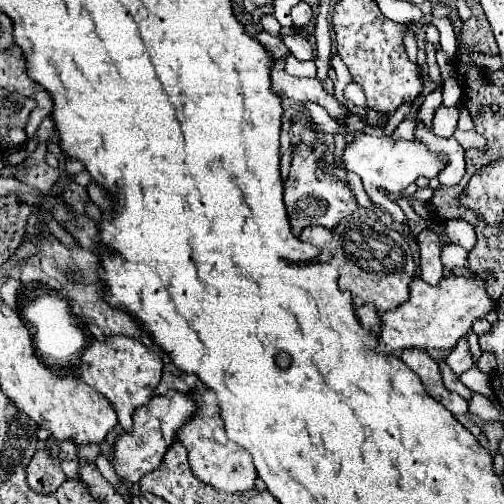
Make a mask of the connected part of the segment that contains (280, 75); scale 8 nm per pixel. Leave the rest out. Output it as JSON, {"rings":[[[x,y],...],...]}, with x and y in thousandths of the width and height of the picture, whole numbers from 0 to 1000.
{"rings":[[[565,115],[542,119],[538,163],[542,163],[542,183],[550,190],[569,190],[569,194],[589,198],[589,202],[605,202],[605,198],[633,202],[653,222],[653,230],[673,234],[673,238],[685,234],[681,214],[673,210],[673,202],[665,198],[665,190],[653,187],[641,175],[637,159],[633,155],[589,155],[589,151],[569,147],[569,139],[565,139]]]}

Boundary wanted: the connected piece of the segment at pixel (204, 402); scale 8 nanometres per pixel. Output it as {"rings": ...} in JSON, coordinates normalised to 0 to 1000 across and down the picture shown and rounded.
{"rings":[[[415,770],[387,774],[387,794],[395,802],[395,817],[379,829],[379,841],[367,841],[355,849],[351,869],[359,881],[375,893],[375,921],[387,944],[395,944],[403,956],[427,964],[431,972],[454,976],[454,980],[478,980],[506,968],[510,937],[498,913],[498,901],[486,889],[474,889],[470,881],[446,873],[442,857],[442,833],[435,833],[435,794],[427,778]]]}

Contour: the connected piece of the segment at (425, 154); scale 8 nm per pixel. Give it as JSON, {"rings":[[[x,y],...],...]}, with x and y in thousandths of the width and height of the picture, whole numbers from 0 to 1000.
{"rings":[[[704,266],[704,274],[685,286],[685,298],[677,306],[677,325],[669,333],[712,345],[724,369],[728,373],[736,369],[736,397],[752,405],[756,393],[748,373],[764,373],[768,381],[796,381],[831,349],[863,353],[879,329],[883,329],[883,313],[855,306],[839,282],[796,278],[796,274],[788,278],[776,270],[744,274],[732,266]]]}

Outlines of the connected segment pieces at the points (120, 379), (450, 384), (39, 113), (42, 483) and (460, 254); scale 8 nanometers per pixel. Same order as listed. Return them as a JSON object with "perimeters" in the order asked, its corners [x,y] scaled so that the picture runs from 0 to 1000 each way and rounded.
{"perimeters":[[[[220,667],[208,679],[188,675],[177,690],[169,690],[161,706],[157,746],[165,758],[173,758],[185,774],[200,778],[228,810],[236,825],[236,841],[244,853],[260,853],[260,825],[272,806],[292,802],[308,786],[308,770],[319,758],[319,734],[323,714],[319,706],[296,690],[292,683],[252,671],[252,667]]],[[[871,718],[871,730],[875,730],[875,738],[879,738],[879,758],[883,758],[883,770],[887,774],[899,774],[899,778],[907,778],[911,786],[919,786],[923,794],[935,794],[935,774],[911,754],[911,746],[903,746],[891,730],[887,730],[887,722],[883,718]]],[[[77,175],[77,183],[69,187],[69,198],[73,198],[73,214],[62,222],[58,242],[54,242],[54,270],[58,270],[58,274],[65,274],[65,266],[73,262],[73,250],[81,246],[81,238],[85,238],[89,230],[101,226],[101,214],[105,214],[101,190],[97,190],[97,183],[93,183],[89,175]]],[[[77,889],[54,925],[54,956],[69,976],[101,980],[133,952],[117,913],[101,909],[89,889]]],[[[879,484],[879,492],[875,492],[875,516],[891,538],[905,530],[927,528],[927,508],[931,508],[931,500],[907,484]]]]}

